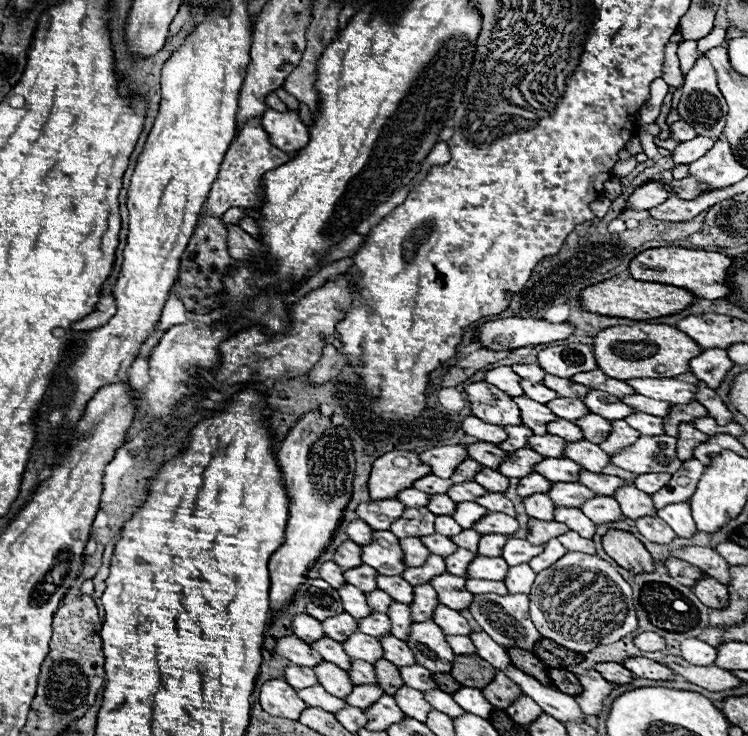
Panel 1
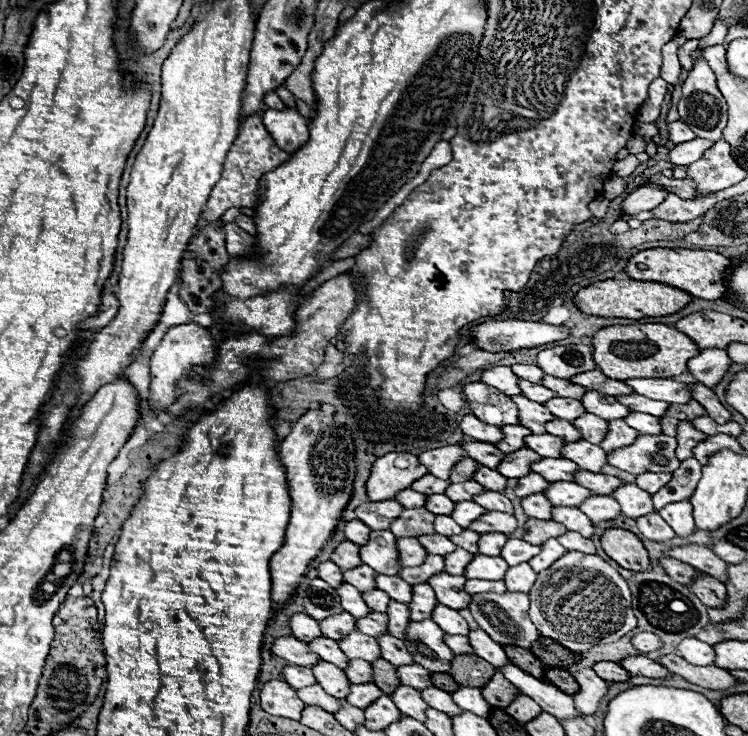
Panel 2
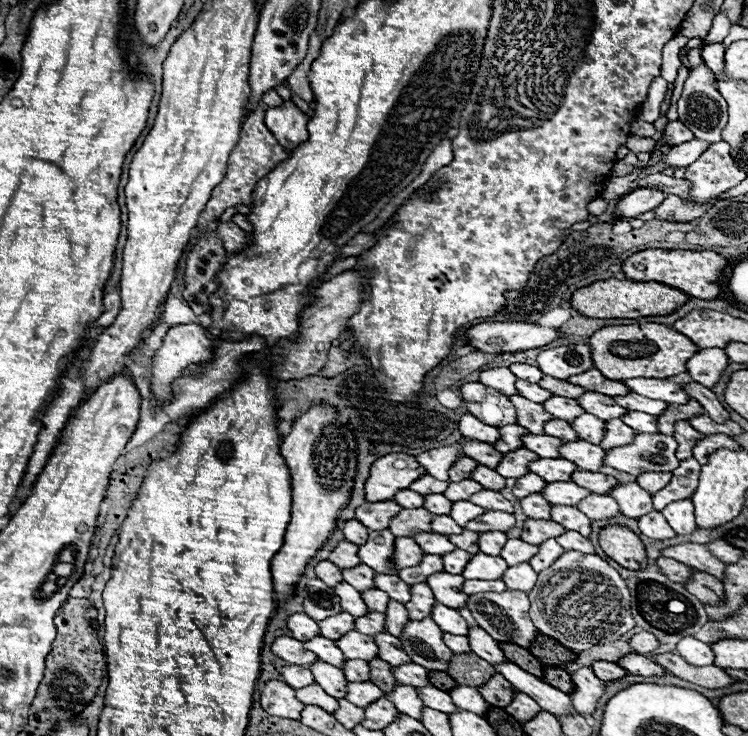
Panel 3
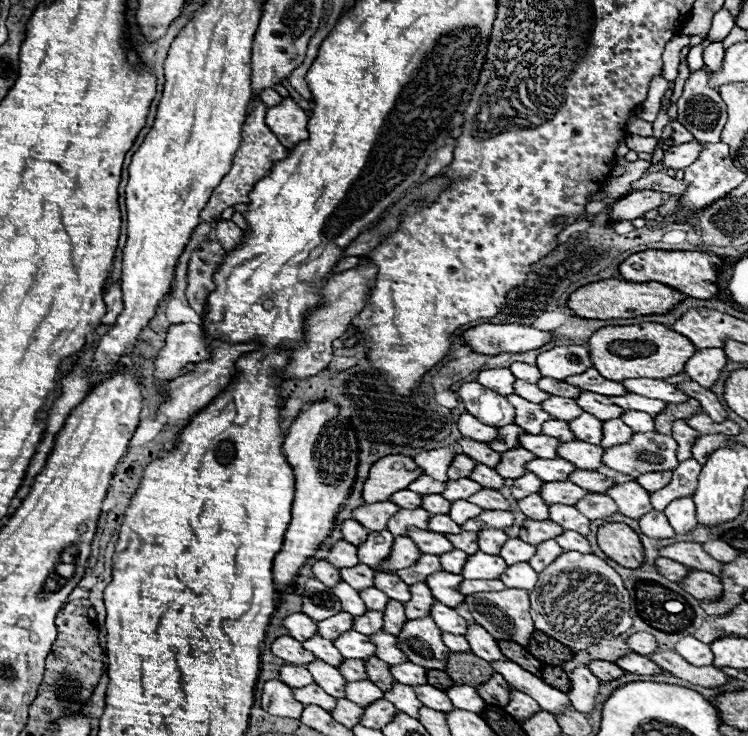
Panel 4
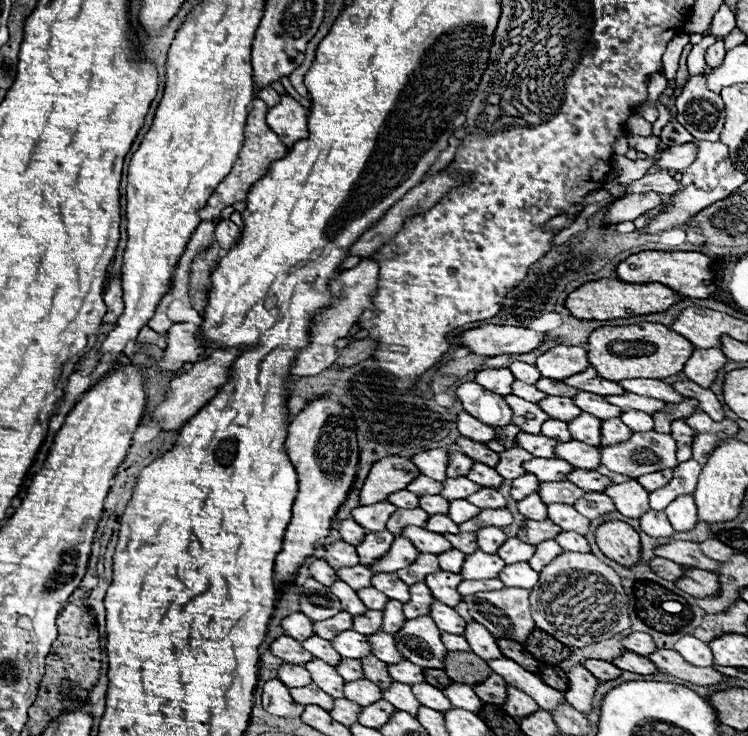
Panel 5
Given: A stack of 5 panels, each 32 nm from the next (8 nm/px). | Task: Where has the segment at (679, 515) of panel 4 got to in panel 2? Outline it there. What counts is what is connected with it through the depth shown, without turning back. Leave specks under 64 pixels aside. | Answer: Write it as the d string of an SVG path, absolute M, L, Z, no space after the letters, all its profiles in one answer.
M690 500L672 502L672 504L664 506L658 512L672 526L672 530L678 536L690 536L692 532L696 532L696 524L694 524L694 518L692 518L692 504L690 504Z

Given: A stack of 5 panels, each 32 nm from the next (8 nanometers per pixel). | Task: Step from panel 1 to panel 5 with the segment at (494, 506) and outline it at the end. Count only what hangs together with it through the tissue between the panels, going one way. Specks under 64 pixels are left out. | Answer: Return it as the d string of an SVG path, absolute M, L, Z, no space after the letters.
M482 488L474 492L468 500L474 506L504 506L506 508L506 500L496 492L496 488Z

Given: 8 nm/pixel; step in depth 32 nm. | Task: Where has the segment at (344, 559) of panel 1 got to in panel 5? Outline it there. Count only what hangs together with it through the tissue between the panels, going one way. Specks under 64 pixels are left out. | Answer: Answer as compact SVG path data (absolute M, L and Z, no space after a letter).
M334 542L326 546L326 556L324 560L332 566L332 568L340 568L340 566L356 566L358 564L358 556L352 544L346 542Z

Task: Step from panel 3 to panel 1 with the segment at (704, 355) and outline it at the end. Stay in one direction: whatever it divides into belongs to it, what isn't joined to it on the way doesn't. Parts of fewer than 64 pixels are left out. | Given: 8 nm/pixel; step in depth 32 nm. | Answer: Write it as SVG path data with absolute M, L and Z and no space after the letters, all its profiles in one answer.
M720 348L702 350L700 356L690 360L690 372L708 388L718 388L730 368L732 368L732 360L728 358L726 350Z

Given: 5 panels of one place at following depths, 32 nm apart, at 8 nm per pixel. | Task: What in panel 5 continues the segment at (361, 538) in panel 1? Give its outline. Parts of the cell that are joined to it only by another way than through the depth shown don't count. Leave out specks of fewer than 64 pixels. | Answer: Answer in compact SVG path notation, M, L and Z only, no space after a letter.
M350 518L340 522L338 532L340 532L342 540L352 546L356 546L356 542L360 542L360 538L364 538L364 534L366 534L366 530L360 530L360 526L356 526L356 522L352 522Z

